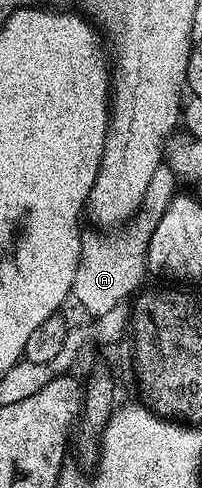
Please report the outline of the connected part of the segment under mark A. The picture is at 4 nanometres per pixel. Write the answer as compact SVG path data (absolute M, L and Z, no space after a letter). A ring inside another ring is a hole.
M161 163L150 187L144 196L144 203L135 217L129 221L126 234L116 236L112 244L96 235L81 240L80 266L75 272L71 296L80 303L81 307L94 319L106 316L120 301L127 300L141 288L141 281L146 277L147 256L150 235L158 220L165 213L166 207L175 197L178 182L173 169L167 163Z

